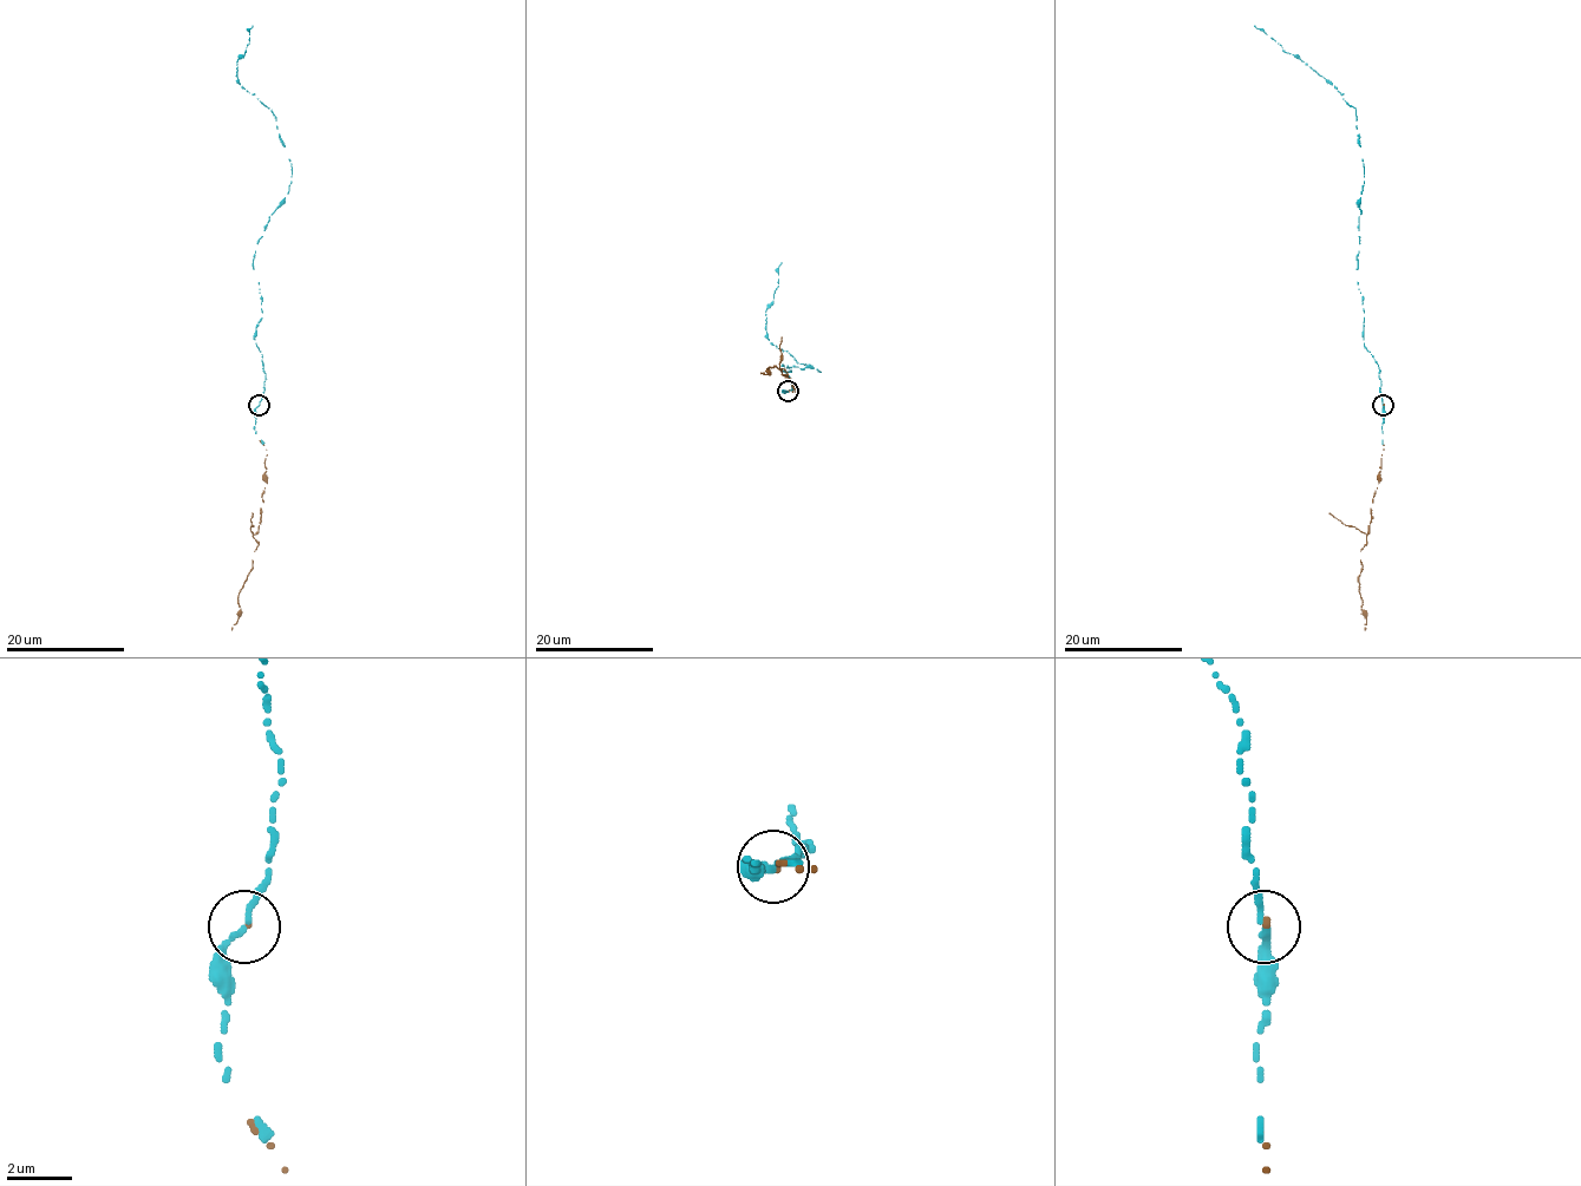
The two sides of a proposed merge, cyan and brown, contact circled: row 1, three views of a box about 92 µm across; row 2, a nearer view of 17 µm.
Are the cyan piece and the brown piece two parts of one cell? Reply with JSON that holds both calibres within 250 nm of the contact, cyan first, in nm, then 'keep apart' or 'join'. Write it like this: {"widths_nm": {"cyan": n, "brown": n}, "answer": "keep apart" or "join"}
{"widths_nm": {"cyan": 200, "brown": 130}, "answer": "join"}

